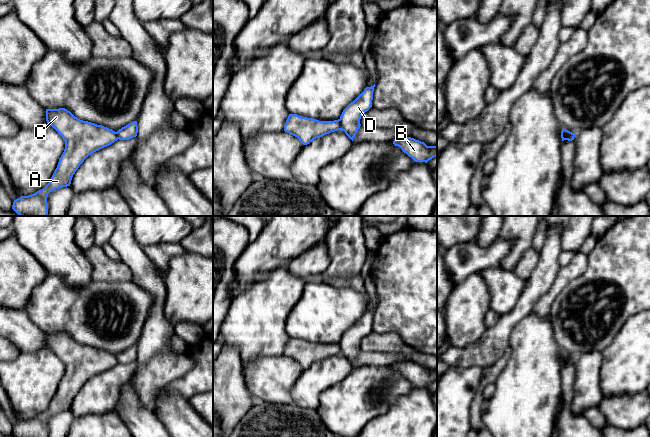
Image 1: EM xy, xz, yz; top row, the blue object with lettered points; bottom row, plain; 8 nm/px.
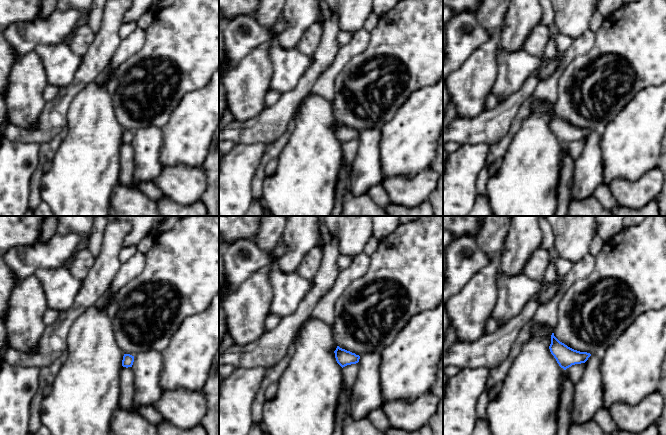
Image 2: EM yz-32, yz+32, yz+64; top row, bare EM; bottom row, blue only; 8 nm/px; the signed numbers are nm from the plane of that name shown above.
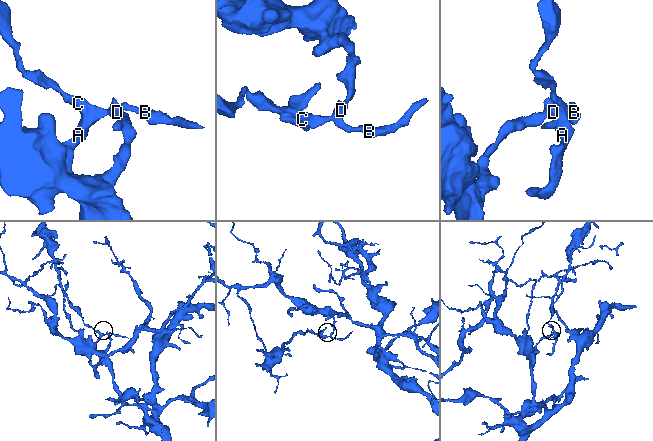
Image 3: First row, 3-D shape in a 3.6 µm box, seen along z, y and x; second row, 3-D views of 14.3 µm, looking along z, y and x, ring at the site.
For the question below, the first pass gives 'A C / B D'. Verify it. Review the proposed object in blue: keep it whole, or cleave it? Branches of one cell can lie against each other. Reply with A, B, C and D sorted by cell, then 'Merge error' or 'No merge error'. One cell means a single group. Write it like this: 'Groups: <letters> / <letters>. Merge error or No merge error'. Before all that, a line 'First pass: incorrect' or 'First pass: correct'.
First pass: correct
Groups: A C / B D. Merge error

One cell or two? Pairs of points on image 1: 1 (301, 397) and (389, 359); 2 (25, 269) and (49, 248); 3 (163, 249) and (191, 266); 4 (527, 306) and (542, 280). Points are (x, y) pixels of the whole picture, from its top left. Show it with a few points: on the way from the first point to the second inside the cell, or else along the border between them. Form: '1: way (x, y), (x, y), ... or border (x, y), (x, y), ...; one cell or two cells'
1: border (392, 364), (352, 366); two cells
2: border (19, 242), (48, 273); two cells
3: border (186, 252), (175, 255), (170, 260), (165, 274); two cells
4: way (527, 300), (536, 286); one cell

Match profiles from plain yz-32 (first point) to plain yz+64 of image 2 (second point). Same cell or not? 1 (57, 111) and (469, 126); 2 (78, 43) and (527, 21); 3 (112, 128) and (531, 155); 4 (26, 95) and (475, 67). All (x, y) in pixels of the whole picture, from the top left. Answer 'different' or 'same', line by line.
1: same
2: different
3: same
4: same

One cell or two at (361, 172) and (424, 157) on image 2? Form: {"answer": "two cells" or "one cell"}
{"answer": "one cell"}

